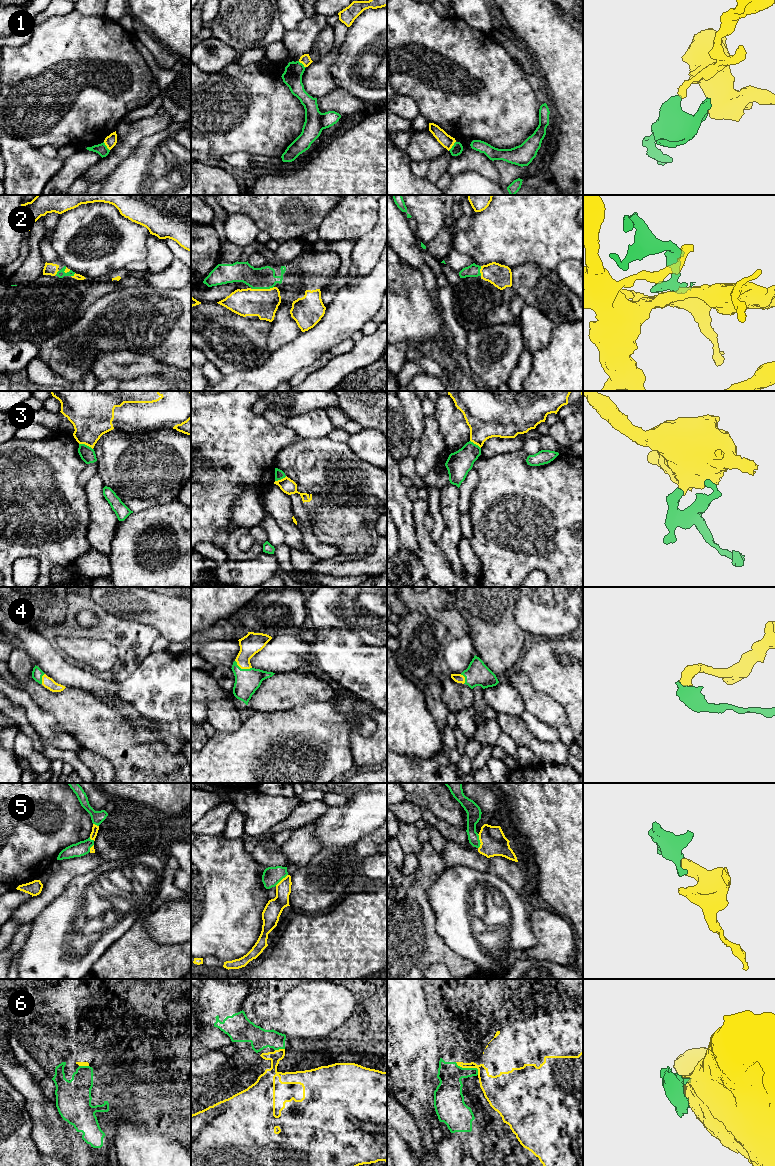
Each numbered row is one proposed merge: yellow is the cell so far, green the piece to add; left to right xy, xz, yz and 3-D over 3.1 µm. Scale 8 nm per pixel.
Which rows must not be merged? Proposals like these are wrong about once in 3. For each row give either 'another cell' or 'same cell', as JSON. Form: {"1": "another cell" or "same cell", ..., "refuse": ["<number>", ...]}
{"1": "another cell", "2": "same cell", "3": "another cell", "4": "same cell", "5": "same cell", "6": "another cell", "refuse": ["1", "3", "6"]}

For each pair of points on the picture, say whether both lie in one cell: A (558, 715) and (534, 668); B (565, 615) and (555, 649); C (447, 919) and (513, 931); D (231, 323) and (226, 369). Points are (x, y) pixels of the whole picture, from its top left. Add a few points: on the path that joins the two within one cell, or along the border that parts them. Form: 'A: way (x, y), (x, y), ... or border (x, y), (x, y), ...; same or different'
A: border (529, 681), (536, 690), (549, 695), (565, 711); different
B: border (543, 636), (549, 639), (556, 639); different
C: way (463, 935), (468, 940), (497, 940); same
D: way (229, 334), (220, 343), (225, 358); same

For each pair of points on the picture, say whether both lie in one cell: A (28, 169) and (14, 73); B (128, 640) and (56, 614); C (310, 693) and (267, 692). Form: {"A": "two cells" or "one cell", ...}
{"A": "two cells", "B": "two cells", "C": "one cell"}

